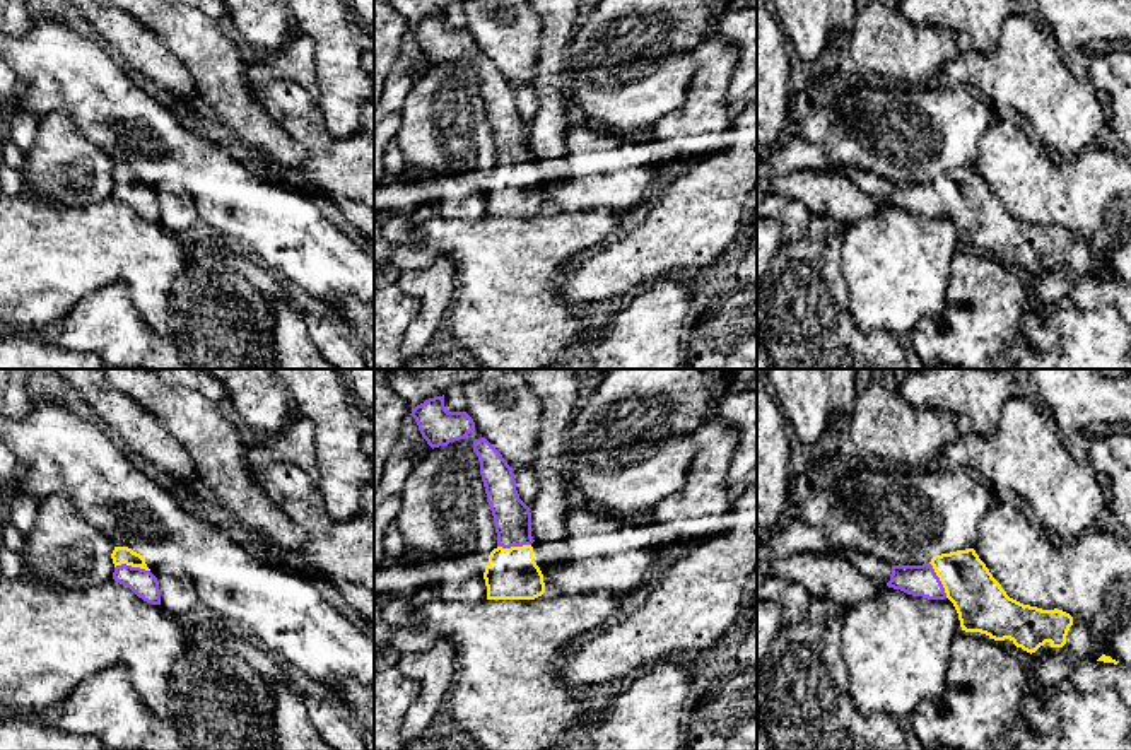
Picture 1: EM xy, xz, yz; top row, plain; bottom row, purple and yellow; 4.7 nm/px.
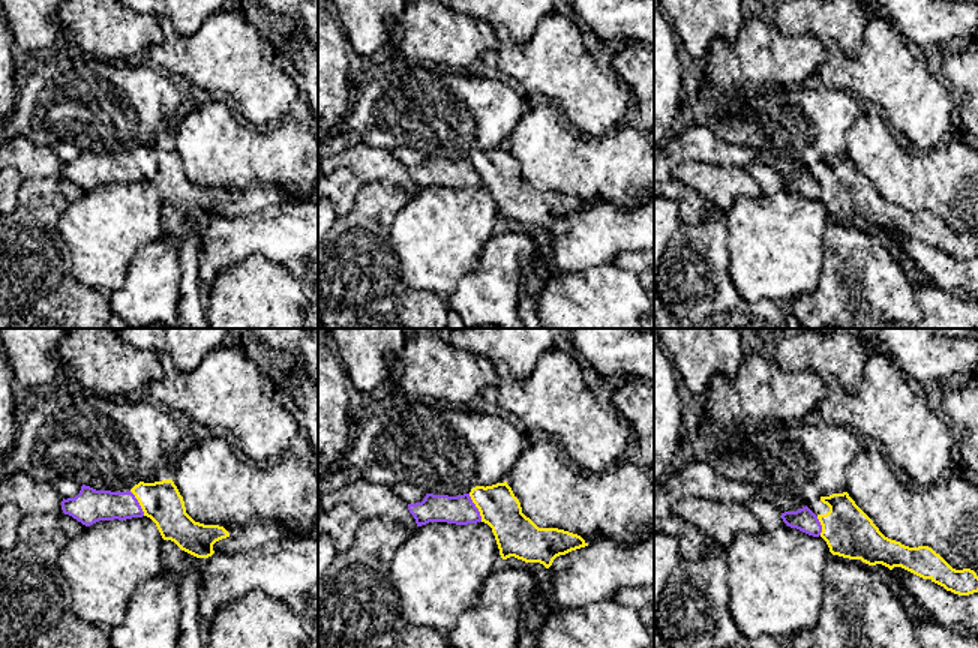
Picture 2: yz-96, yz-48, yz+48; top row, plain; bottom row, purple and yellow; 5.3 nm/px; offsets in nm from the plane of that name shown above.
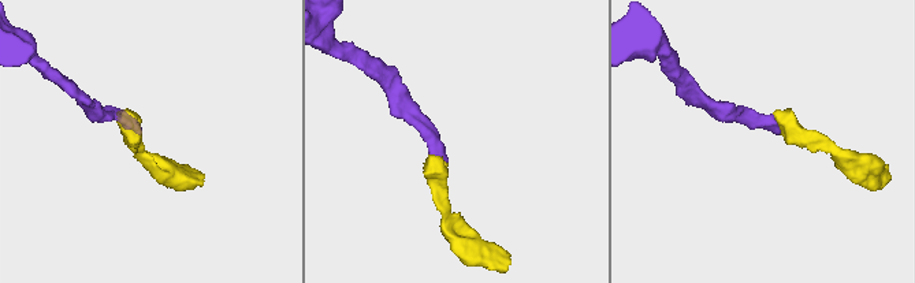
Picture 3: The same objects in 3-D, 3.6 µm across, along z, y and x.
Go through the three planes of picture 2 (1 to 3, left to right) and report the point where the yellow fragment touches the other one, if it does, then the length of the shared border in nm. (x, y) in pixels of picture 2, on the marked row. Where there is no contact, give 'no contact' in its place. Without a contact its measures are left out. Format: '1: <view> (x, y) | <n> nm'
1: yz-96 (138, 503) | 160 nm
2: yz-48 (476, 507) | 170 nm
3: yz+48 (821, 525) | 110 nm

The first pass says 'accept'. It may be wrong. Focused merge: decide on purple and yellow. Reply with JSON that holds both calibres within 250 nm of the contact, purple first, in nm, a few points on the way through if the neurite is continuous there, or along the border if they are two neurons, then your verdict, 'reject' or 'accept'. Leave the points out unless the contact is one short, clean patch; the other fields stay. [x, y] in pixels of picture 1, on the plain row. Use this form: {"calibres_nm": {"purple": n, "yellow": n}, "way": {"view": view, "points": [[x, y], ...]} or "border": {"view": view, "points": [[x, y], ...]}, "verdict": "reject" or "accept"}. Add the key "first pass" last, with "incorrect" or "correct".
{"calibres_nm": {"purple": 120, "yellow": 80}, "way": {"view": "xy", "points": [[142, 200], [130, 183], [120, 173]]}, "verdict": "accept", "first pass": "correct"}

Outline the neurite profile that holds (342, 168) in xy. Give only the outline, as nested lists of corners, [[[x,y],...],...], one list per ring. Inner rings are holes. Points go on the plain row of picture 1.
[[[287,82],[256,85],[249,91],[261,108],[287,132],[287,135],[308,150],[308,162],[297,169],[313,193],[328,196],[369,243],[374,255],[374,137],[359,132],[349,137],[333,137],[323,125],[323,118],[308,92]]]

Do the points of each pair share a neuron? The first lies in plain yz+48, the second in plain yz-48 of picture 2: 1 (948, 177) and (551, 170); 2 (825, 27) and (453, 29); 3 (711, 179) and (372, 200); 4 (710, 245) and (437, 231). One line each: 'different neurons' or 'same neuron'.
1: same neuron
2: different neurons
3: different neurons
4: different neurons

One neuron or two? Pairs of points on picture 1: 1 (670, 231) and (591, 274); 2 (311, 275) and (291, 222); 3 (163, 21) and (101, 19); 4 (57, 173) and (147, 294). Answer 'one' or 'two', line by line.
1: one
2: one
3: two
4: two

